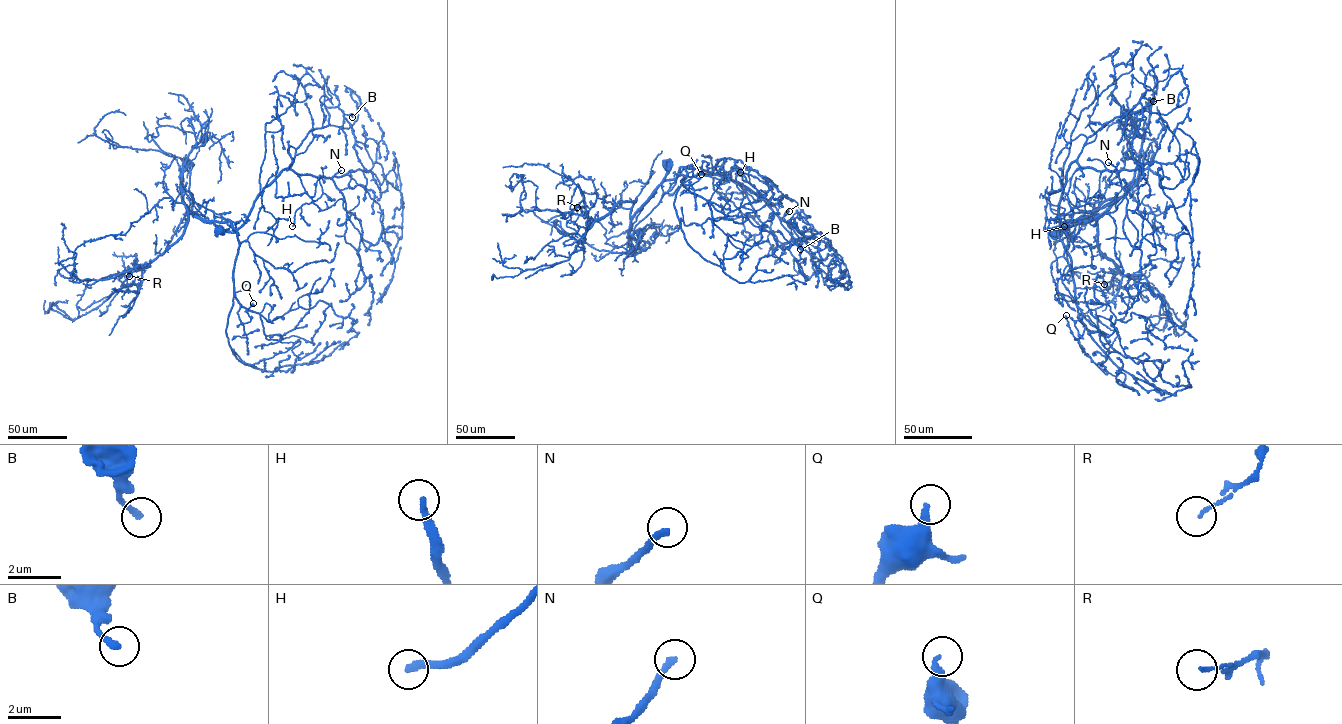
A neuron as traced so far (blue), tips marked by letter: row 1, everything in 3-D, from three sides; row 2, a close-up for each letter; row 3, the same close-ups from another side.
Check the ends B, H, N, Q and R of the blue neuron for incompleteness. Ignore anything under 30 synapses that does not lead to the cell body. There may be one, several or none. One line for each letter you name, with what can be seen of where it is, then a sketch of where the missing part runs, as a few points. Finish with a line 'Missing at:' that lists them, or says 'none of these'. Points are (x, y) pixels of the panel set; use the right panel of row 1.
H: (1064, 226) | (1064, 226), (1055, 235), (1057, 253)
N: (1108, 162) | (1108, 162), (1104, 159), (1103, 147), (1098, 145)
Missing at: H, N

